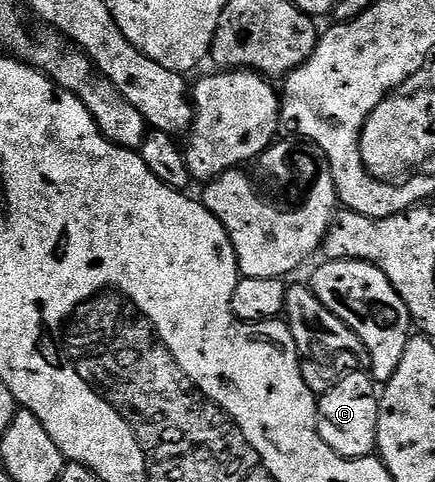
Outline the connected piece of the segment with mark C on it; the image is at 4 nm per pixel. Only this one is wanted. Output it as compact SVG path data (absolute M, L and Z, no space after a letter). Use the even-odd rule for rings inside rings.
M355 370L359 371L340 374L338 381L317 399L317 429L321 441L325 441L325 445L329 445L329 449L343 459L365 459L376 450L381 391L366 370Z

